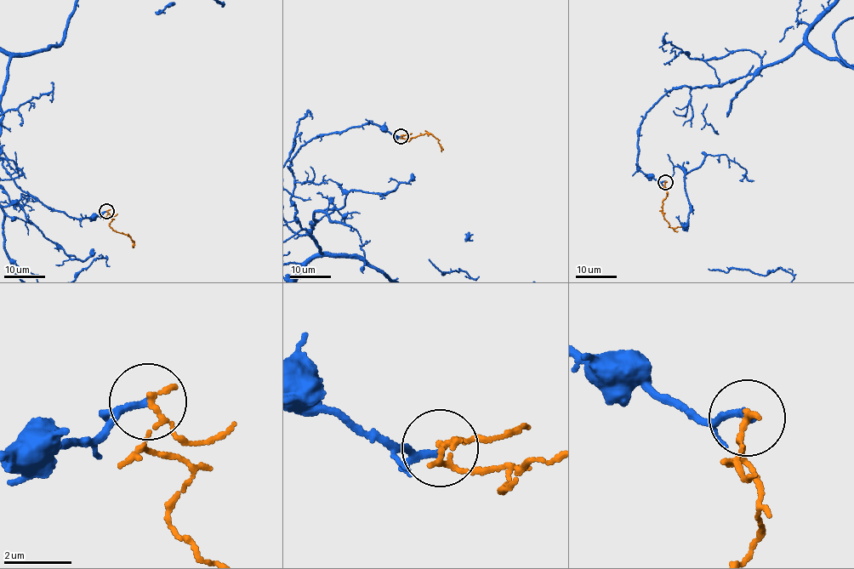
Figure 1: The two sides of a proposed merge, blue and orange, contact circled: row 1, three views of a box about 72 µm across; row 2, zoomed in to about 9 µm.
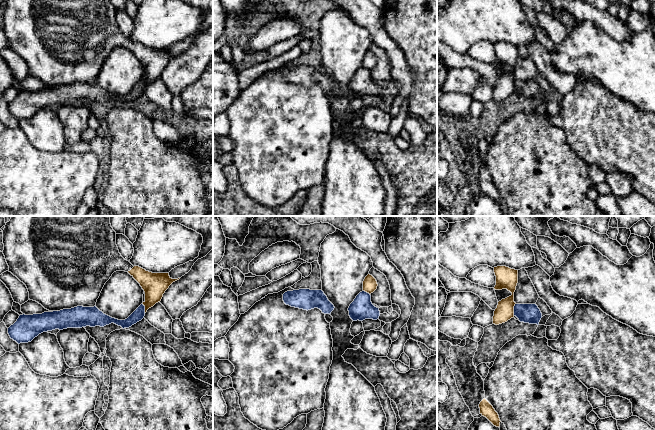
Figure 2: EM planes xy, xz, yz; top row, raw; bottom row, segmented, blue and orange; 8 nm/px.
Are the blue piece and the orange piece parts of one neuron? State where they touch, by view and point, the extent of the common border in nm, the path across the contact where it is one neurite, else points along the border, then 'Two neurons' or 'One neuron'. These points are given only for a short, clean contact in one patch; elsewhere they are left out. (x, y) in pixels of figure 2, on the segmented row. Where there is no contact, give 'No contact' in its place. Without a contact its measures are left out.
Touches blue at yz (514, 309). Shared border 110 nm. Boundary: yz (515, 303), (513, 315). Two neurons

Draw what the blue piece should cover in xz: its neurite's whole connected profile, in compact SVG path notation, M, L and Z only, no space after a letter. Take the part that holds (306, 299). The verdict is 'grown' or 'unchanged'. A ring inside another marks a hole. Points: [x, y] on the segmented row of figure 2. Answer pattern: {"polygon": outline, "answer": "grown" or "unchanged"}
{"polygon": "M299 289L287 291L283 294L283 301L286 305L307 311L318 308L324 314L331 314L335 308L322 290Z", "answer": "unchanged"}

